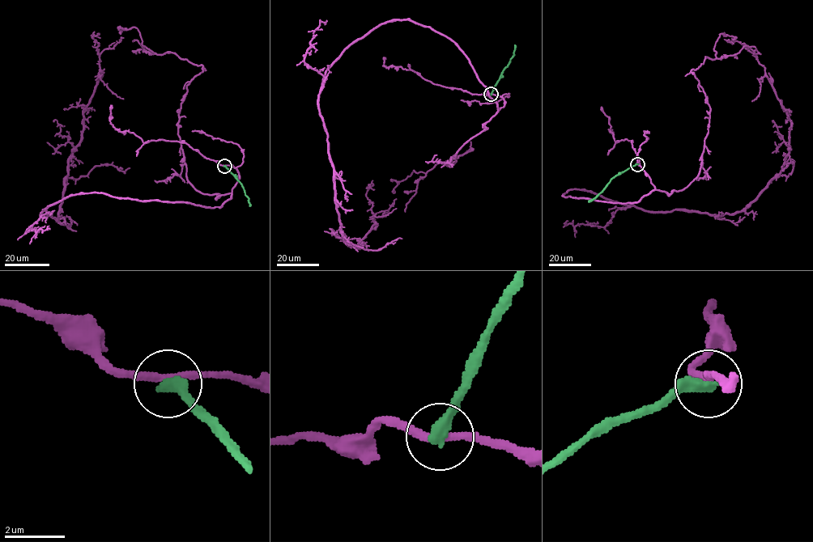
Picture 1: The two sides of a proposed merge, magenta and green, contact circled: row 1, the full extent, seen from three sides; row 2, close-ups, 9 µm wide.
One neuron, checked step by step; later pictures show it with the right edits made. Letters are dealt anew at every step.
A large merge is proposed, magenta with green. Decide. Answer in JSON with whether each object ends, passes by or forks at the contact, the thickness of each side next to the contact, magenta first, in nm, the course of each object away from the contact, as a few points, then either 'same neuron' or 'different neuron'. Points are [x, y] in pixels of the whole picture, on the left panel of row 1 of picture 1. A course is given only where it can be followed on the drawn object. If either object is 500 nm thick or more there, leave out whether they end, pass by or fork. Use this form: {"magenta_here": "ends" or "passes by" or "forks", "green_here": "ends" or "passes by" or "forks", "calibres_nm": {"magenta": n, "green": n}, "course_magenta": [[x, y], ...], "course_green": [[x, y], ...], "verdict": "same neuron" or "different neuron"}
{"magenta_here": "passes by", "green_here": "ends", "calibres_nm": {"magenta": 240, "green": 420}, "course_magenta": [[224, 166], [238, 179], [220, 207], [87, 192], [40, 215], [58, 218], [101, 72], [97, 34]], "course_green": [[224, 166], [244, 188], [249, 206]], "verdict": "different neuron"}

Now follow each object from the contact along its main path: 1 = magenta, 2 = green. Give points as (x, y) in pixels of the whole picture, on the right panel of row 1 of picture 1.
1: (637, 163), (654, 188), (637, 201), (563, 196), (723, 216), (780, 172), (790, 120), (764, 68), (729, 40)
2: (637, 163), (616, 175), (589, 201)

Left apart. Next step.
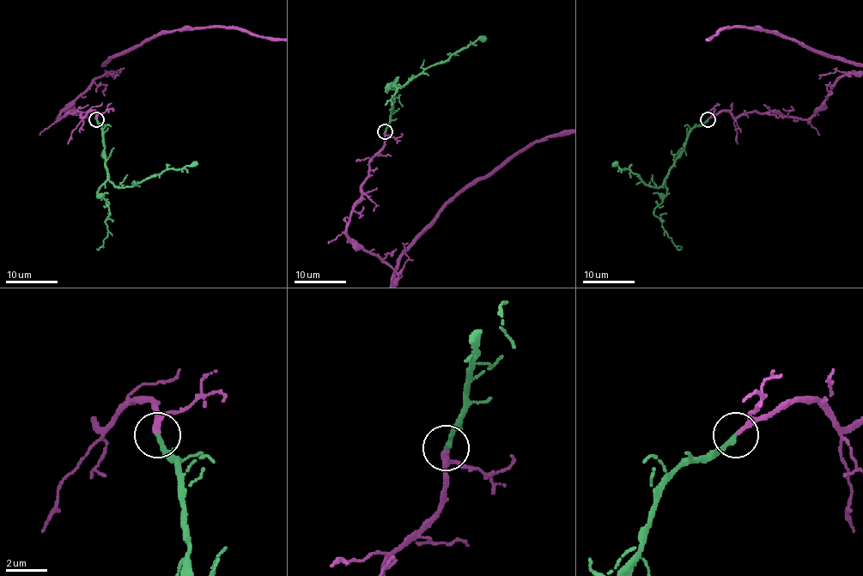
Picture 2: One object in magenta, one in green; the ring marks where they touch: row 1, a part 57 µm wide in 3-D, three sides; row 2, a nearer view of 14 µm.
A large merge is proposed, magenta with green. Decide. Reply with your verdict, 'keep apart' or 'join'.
join

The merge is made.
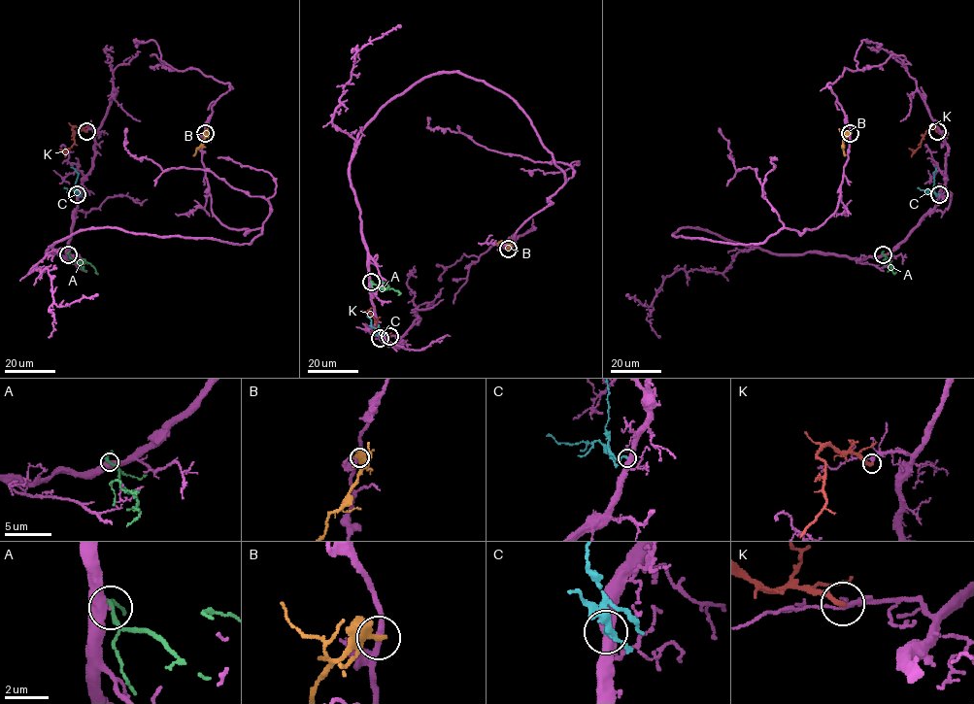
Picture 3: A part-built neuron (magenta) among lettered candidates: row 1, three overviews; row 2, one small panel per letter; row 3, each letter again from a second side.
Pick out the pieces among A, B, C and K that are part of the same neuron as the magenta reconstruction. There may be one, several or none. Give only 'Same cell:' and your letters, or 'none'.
Same cell: K

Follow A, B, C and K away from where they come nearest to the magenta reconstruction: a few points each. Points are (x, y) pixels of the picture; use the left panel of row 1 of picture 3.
A: (68, 253), (78, 263), (89, 263), (95, 272)
B: (205, 133), (207, 136), (193, 155)
C: (77, 194), (75, 182), (78, 174), (70, 167)
K: (86, 131), (76, 126), (72, 129), (74, 142), (63, 151), (69, 149)

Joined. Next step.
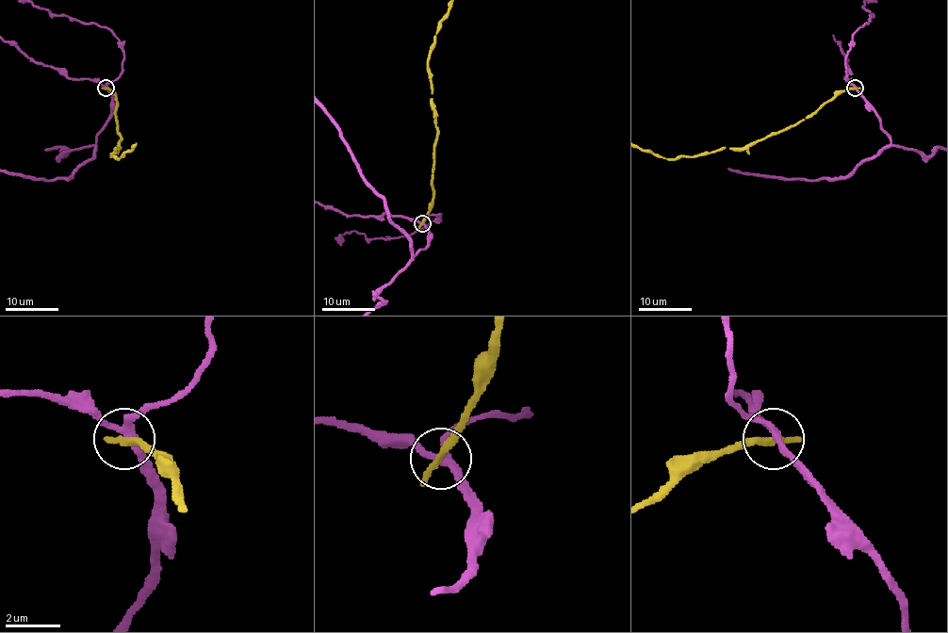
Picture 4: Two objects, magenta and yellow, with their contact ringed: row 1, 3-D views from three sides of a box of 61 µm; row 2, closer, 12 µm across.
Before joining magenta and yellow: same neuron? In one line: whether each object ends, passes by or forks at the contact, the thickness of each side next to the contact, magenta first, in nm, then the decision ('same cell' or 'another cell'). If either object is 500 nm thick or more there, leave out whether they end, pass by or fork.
magenta forks there; yellow ends there; 240 nm thick on the magenta side, 320 nm on the other; another cell

